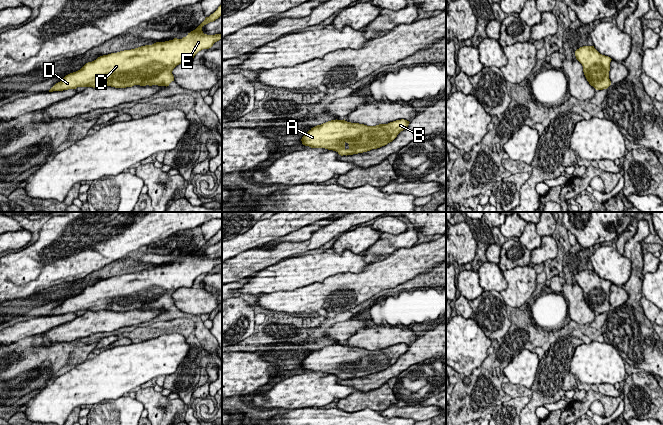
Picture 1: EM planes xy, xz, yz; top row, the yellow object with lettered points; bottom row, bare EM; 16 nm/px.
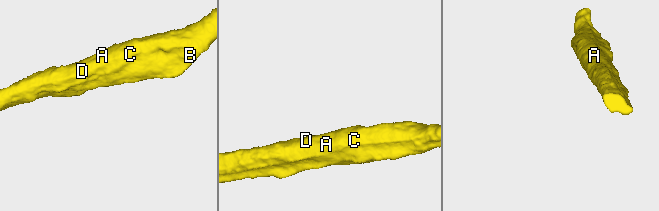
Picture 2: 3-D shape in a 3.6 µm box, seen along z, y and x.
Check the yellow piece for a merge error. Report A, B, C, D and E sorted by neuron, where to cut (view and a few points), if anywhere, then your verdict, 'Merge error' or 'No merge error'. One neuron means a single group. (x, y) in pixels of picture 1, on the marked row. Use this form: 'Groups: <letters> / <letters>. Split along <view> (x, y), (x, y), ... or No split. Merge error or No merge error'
Groups: A B C D E. No split. No merge error

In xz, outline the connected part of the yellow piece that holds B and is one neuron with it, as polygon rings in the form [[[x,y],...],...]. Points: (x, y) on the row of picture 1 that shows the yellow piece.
[[[336,119],[311,128],[301,141],[303,145],[311,148],[325,148],[347,156],[387,145],[405,130],[409,123],[401,119],[388,124],[367,126]]]

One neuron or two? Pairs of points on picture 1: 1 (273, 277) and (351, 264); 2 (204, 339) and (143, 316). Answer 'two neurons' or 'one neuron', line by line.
1: one neuron
2: two neurons

